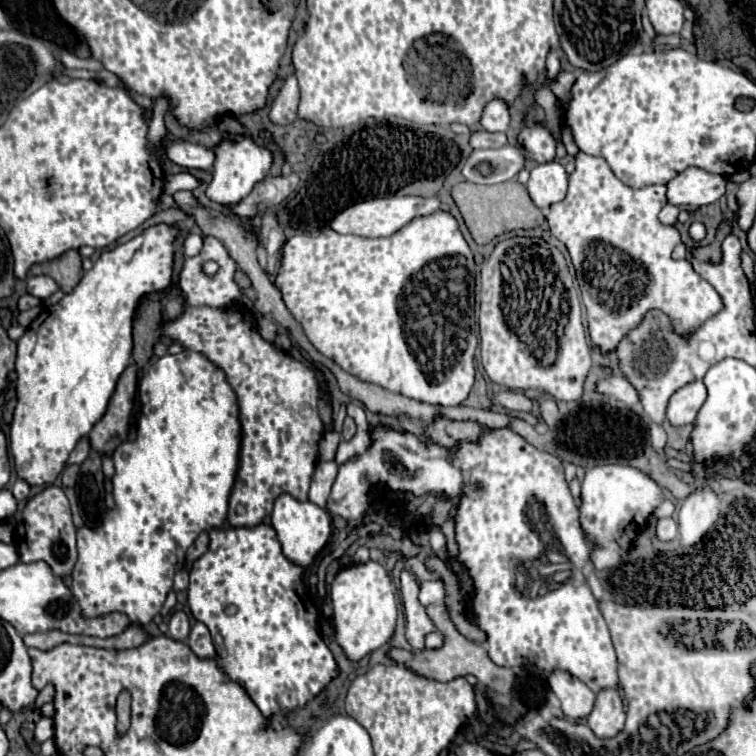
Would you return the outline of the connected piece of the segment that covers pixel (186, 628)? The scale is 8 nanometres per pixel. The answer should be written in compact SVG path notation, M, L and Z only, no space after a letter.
M174 611L170 621L168 621L168 629L170 629L170 637L176 641L186 641L190 635L190 621L186 617L184 611Z

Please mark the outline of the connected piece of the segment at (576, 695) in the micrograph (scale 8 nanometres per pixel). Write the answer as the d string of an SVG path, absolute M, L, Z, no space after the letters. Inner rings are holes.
M554 671L548 677L548 685L552 693L560 699L562 711L568 719L586 719L590 715L590 709L594 709L596 693L570 673Z

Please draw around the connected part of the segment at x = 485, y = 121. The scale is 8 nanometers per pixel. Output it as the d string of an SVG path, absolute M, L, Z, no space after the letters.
M494 97L486 105L486 109L482 111L480 123L482 123L482 127L486 131L502 131L502 133L506 133L508 127L510 127L510 111L508 111L506 101Z

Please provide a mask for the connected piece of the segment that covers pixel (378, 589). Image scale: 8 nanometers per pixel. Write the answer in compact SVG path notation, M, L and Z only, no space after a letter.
M368 561L342 569L332 583L330 599L334 607L336 641L342 647L346 659L360 661L362 657L390 643L398 619L398 601L392 581L380 563Z

